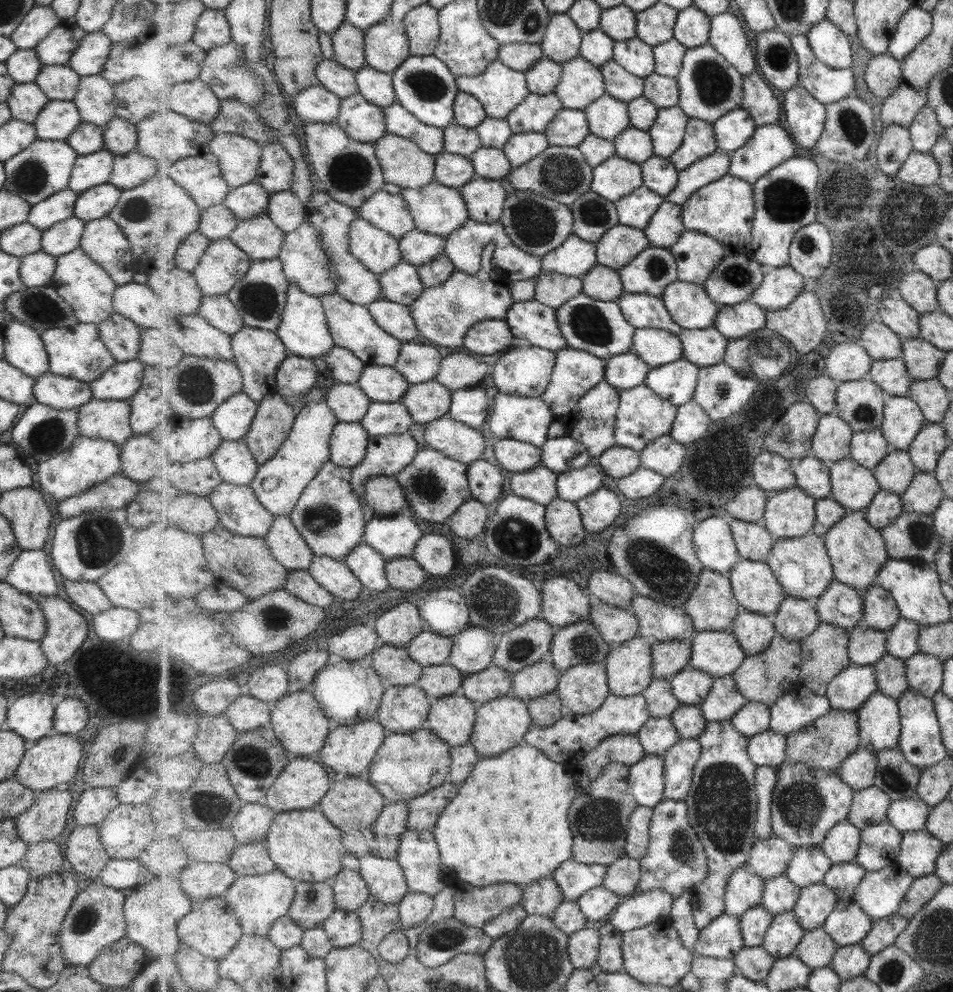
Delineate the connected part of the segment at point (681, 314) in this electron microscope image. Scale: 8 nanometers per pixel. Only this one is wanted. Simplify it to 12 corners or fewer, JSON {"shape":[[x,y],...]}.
{"shape":[[678,279],[662,300],[683,328],[716,326],[704,285]]}

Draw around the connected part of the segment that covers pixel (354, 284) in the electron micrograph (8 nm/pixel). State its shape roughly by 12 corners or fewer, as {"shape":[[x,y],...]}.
{"shape":[[319,186],[306,221],[319,228],[335,292],[366,307],[383,298],[380,275],[351,253],[359,209]]}

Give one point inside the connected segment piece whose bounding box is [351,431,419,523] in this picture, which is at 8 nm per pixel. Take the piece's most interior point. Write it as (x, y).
(389, 455)

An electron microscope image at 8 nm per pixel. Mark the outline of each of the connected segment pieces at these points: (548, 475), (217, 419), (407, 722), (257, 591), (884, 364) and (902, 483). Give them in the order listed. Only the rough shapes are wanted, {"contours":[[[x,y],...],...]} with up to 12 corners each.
{"contours":[[[541,464],[514,473],[510,489],[547,506],[558,496],[558,475]],[[241,392],[210,417],[224,440],[248,435],[259,407]],[[416,684],[388,685],[378,722],[388,732],[423,729],[431,697]],[[223,526],[202,535],[213,584],[256,599],[290,571],[268,541]],[[903,358],[872,359],[869,380],[887,395],[909,396]],[[892,448],[873,471],[883,490],[902,496],[917,468]]]}

